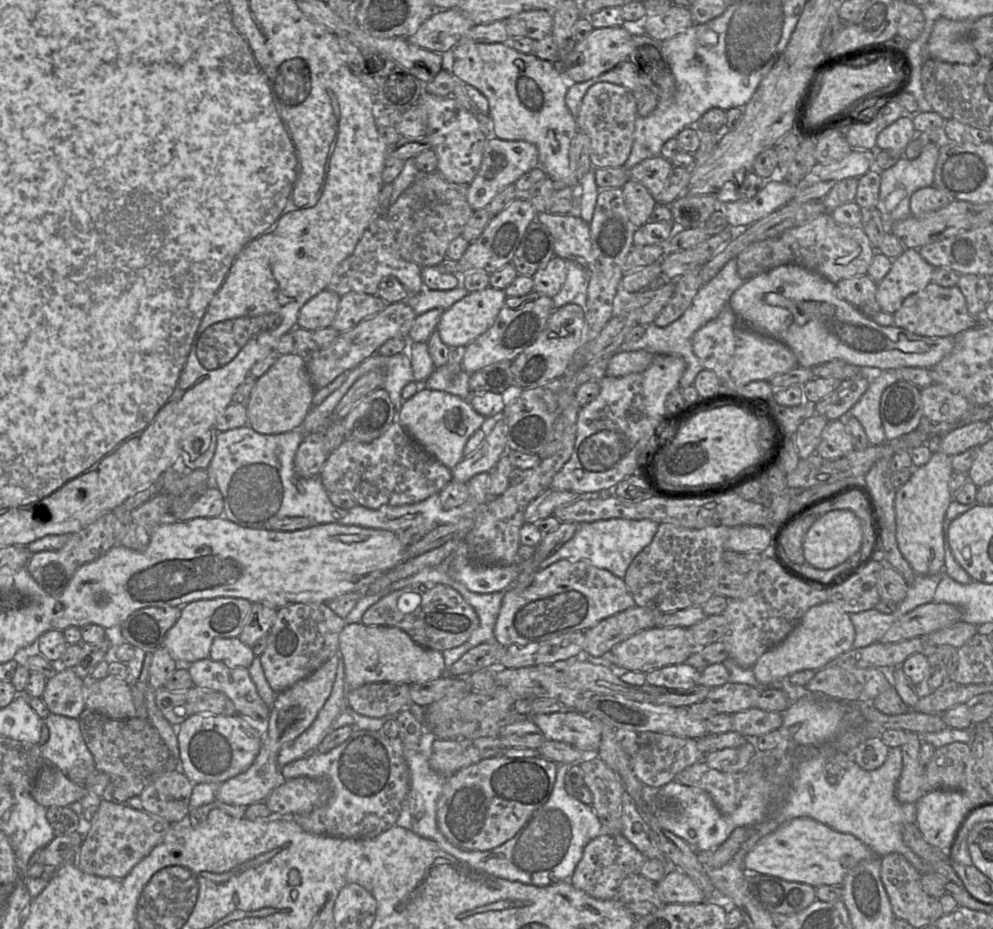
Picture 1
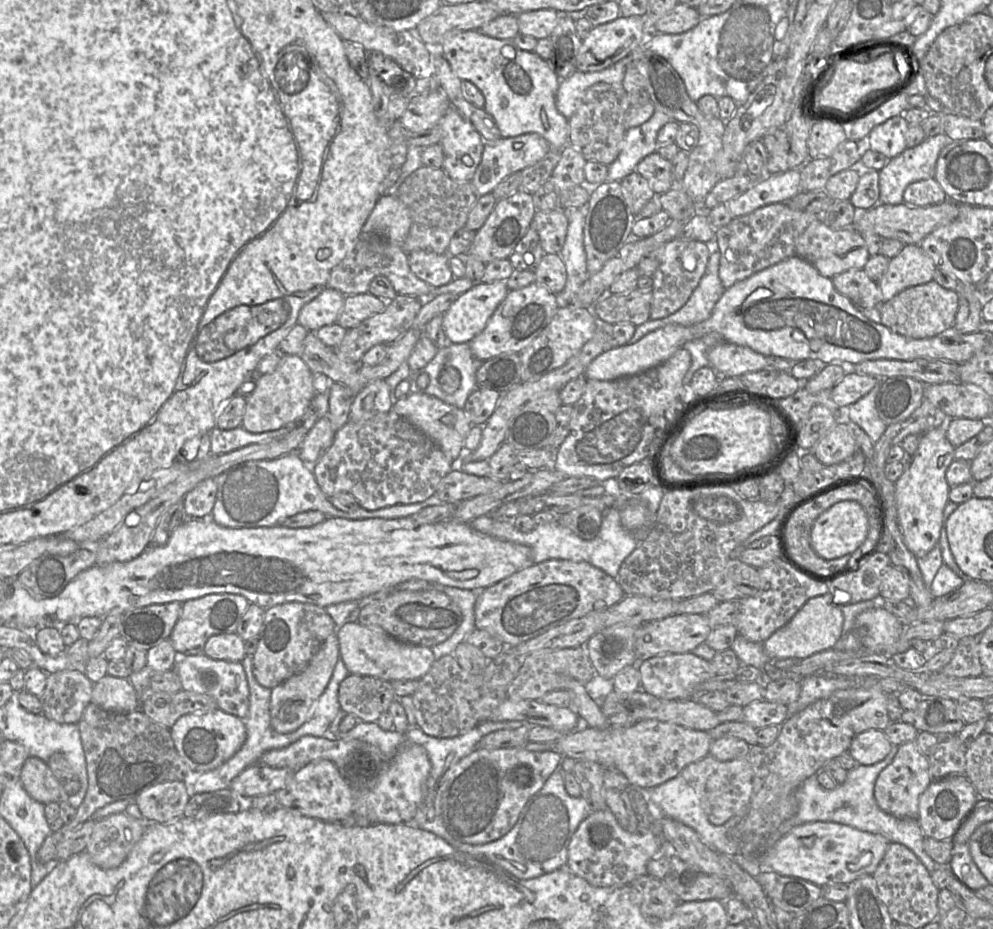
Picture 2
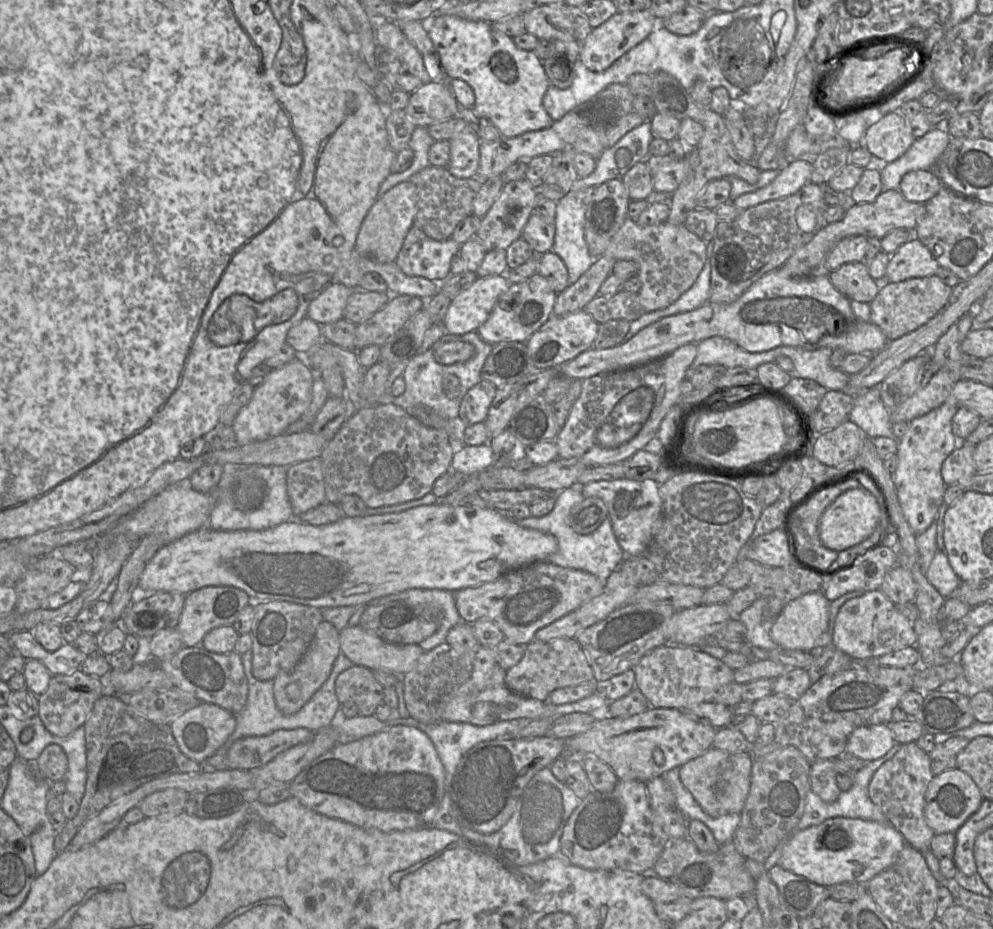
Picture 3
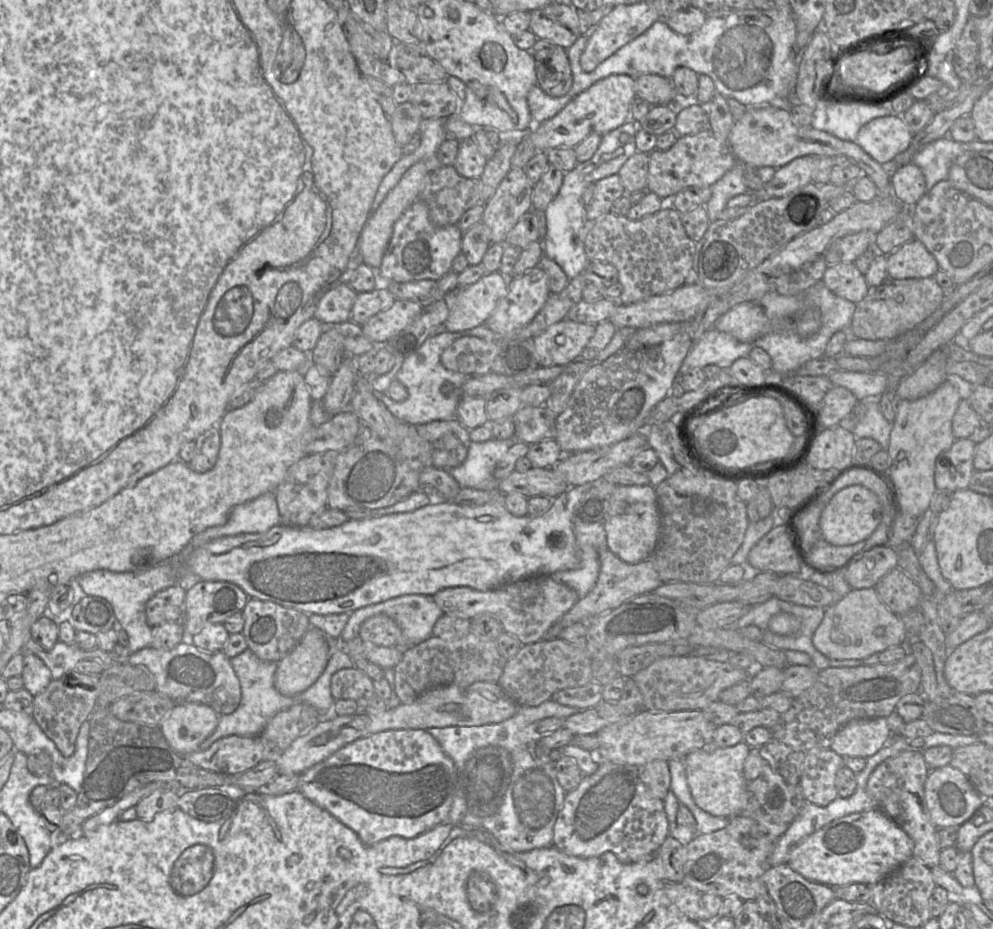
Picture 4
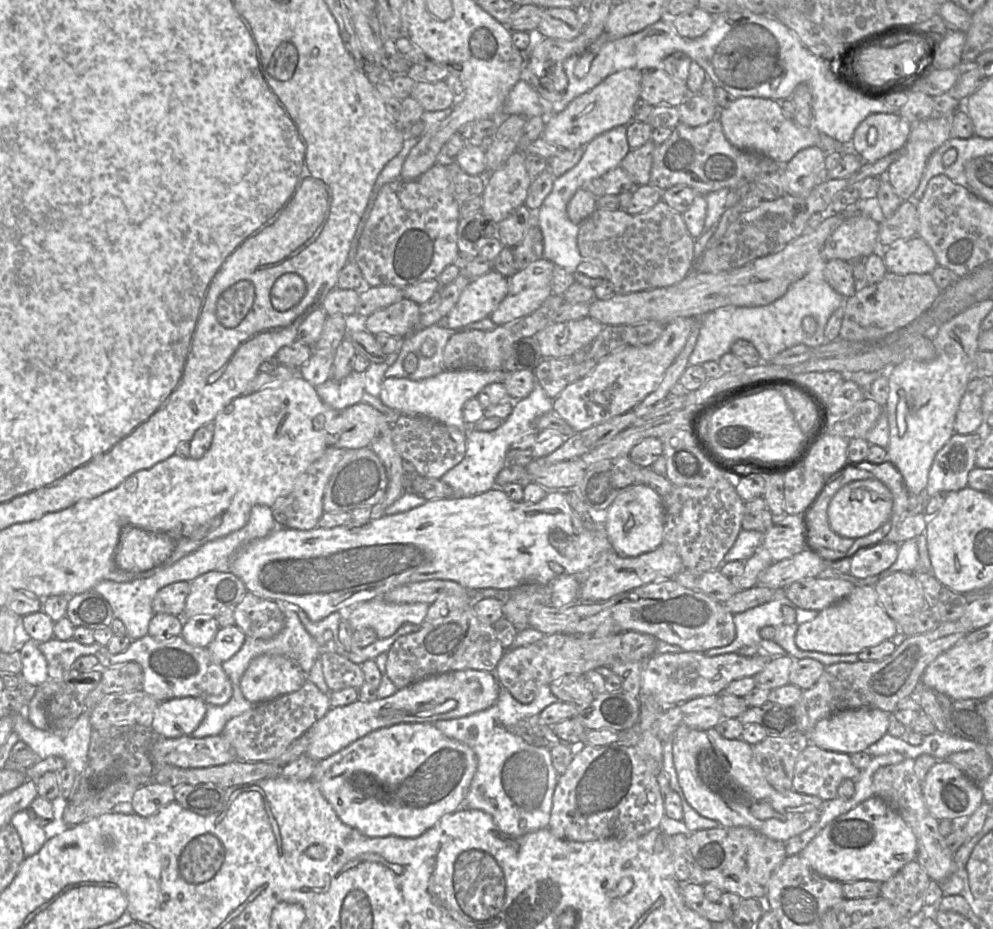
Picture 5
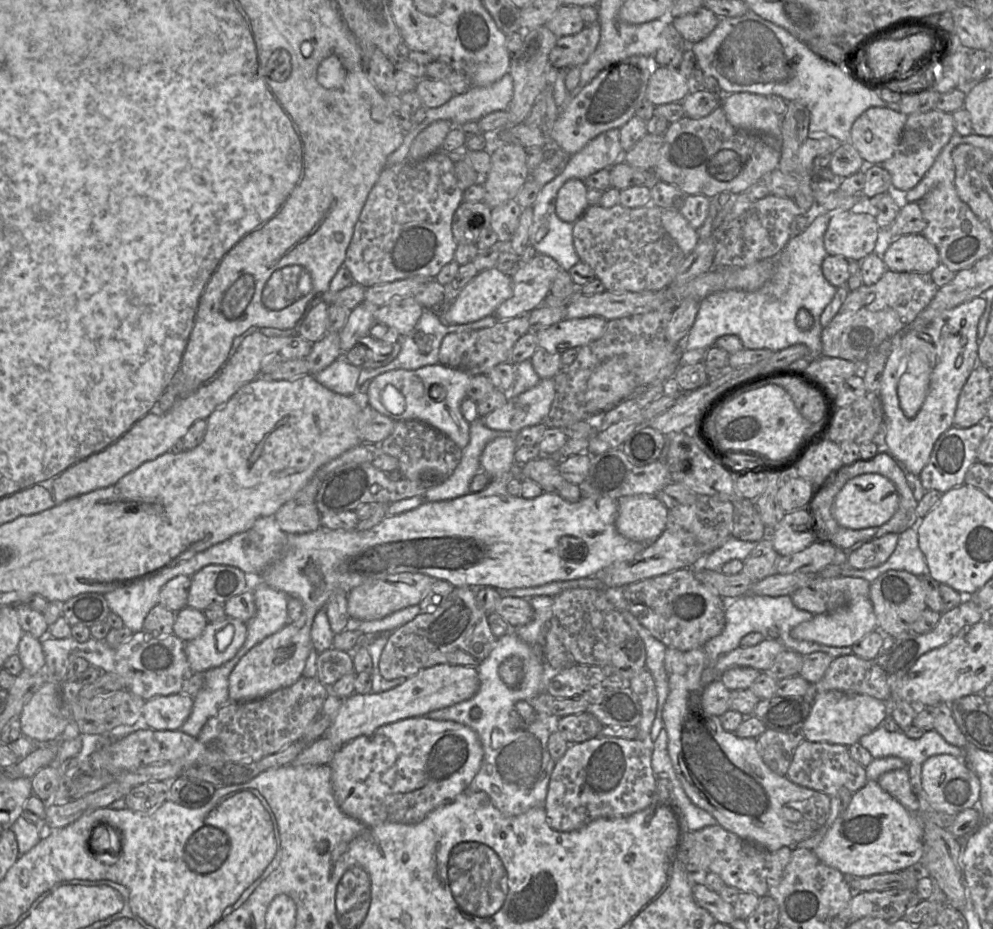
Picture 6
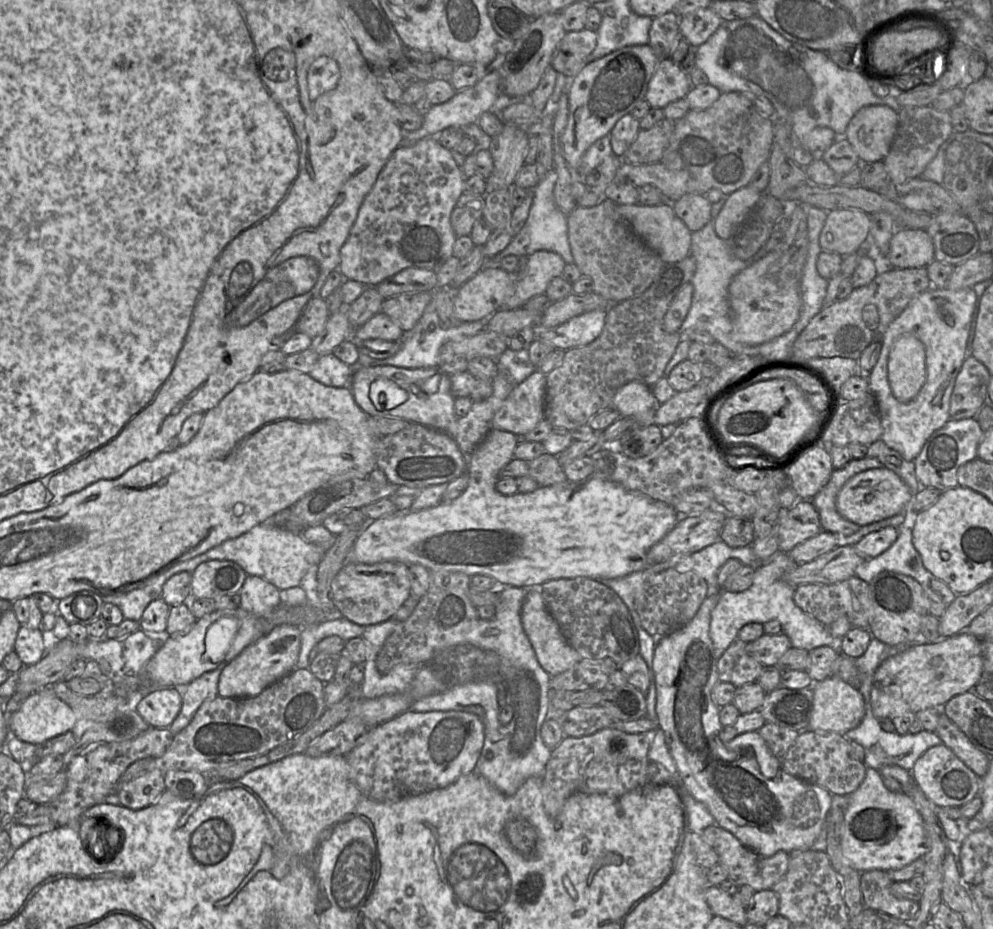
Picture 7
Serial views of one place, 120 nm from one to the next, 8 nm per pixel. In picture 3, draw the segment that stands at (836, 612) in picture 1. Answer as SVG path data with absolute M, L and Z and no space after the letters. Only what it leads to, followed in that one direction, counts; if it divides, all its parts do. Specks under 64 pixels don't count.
M822 592L807 593L788 602L774 620L770 636L782 649L810 652L819 646L819 639L827 631L830 601Z

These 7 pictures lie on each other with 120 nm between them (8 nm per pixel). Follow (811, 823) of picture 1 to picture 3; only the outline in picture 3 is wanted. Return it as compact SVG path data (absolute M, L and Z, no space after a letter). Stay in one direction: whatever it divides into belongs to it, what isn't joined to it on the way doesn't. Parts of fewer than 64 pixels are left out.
M830 818L795 834L784 845L777 865L827 888L847 882L866 885L895 861L905 845L902 834L890 824L858 818Z

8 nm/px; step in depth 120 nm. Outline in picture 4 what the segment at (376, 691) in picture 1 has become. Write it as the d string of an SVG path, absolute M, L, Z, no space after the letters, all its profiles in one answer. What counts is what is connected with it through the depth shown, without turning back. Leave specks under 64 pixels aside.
M357 667L343 668L331 677L331 693L335 700L355 700L359 709L366 708L375 693L373 680Z

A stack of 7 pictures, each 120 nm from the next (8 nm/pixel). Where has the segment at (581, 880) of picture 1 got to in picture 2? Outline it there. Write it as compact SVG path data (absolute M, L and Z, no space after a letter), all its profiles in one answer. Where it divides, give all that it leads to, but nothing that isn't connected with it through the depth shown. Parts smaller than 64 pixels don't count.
M606 808L591 811L581 821L570 840L565 867L595 887L624 886L647 874L648 862L663 852L664 841L656 835L654 824L652 830L640 817L638 831L631 833L623 829L611 810Z

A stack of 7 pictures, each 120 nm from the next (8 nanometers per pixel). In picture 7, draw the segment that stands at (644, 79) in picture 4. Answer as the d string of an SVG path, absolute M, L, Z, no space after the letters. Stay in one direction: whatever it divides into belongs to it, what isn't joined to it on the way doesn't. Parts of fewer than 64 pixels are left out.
M661 58L649 81L645 98L651 108L663 109L669 103L684 99L690 81L682 68L671 58Z

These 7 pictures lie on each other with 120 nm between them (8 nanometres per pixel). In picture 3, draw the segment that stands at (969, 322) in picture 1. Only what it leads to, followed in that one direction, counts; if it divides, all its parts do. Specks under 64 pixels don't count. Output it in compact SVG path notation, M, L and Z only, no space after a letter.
M936 274L897 283L888 282L870 303L870 322L884 333L888 341L898 339L927 324L941 312L951 296L952 289Z

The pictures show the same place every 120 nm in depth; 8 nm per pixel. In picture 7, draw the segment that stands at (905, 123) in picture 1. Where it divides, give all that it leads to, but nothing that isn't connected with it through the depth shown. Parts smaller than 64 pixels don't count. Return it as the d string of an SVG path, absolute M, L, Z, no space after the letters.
M887 105L861 108L850 120L845 137L861 163L884 161L893 143L899 117Z

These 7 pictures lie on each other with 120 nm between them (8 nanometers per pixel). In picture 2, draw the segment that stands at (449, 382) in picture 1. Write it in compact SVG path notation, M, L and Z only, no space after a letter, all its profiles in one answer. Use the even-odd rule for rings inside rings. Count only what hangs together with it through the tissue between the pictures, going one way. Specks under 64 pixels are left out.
M447 339L447 346L439 349L424 368L418 371L411 370L407 379L410 383L410 393L432 395L447 404L463 409L470 394L478 387L476 373L481 363L473 356L469 343L451 343ZM447 367L456 368L461 375L460 387L454 394L445 393L439 383L440 373ZM422 372L429 376L429 383L424 389L417 385L417 378Z

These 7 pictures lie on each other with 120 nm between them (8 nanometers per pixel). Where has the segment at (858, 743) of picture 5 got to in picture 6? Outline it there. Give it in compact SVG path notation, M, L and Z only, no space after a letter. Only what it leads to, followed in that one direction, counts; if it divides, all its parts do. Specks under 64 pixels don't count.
M828 691L818 695L801 731L810 742L841 744L847 747L879 727L887 716L887 703L868 695Z

